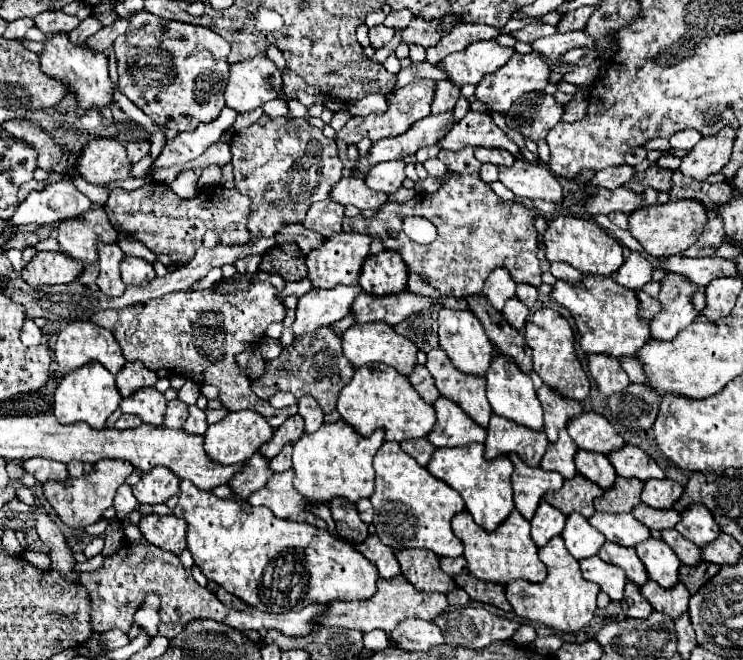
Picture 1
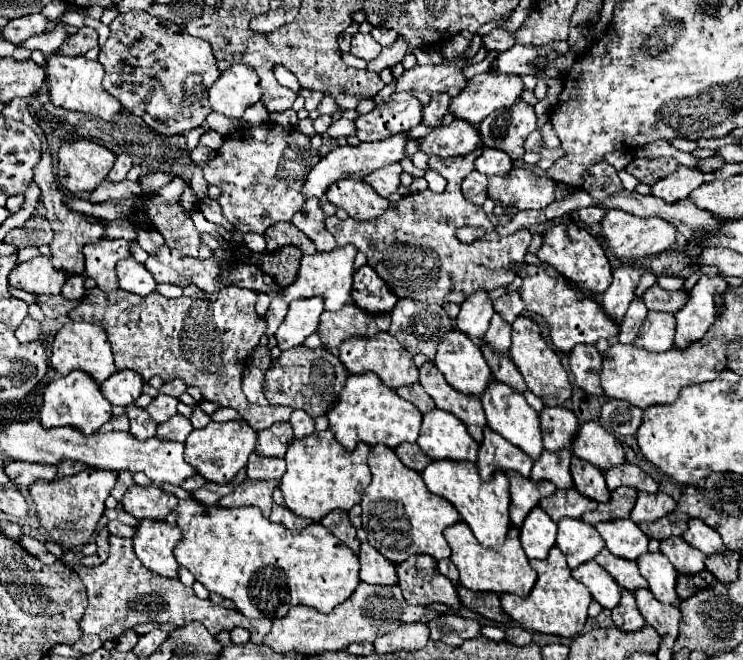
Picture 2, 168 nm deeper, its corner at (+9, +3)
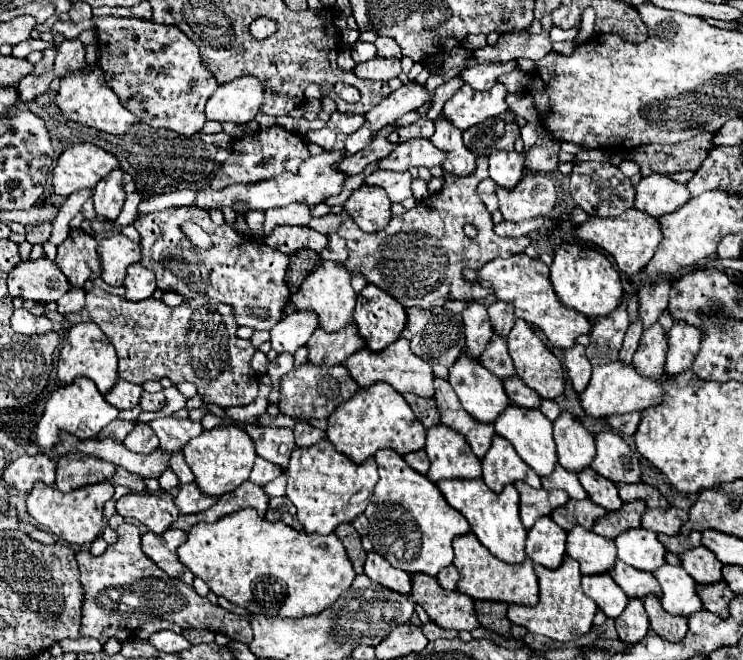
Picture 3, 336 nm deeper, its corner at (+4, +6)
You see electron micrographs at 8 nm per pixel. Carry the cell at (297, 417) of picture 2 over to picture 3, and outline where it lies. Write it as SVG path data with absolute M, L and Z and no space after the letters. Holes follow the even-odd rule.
M296 421L294 435L296 435L296 445L298 445L298 447L310 447L310 445L314 445L318 439L324 439L324 437L326 437L324 431L312 427L308 421Z

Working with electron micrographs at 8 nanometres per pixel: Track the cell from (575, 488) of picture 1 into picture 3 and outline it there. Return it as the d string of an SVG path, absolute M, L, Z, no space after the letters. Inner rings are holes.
M568 499L566 505L562 507L556 507L552 511L552 519L564 529L564 531L570 531L572 525L582 525L586 529L592 529L594 521L600 517L600 515L606 515L608 511L604 507L598 507L596 503L592 503L590 499L582 499L582 501L576 501L576 499Z

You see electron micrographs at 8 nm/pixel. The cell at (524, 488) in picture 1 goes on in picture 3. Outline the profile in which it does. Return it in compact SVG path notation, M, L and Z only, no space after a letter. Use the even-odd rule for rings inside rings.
M522 481L514 483L514 487L520 493L520 519L526 529L530 529L538 517L550 515L554 507L560 507L568 501L566 491L560 489L552 489L552 491L534 489Z

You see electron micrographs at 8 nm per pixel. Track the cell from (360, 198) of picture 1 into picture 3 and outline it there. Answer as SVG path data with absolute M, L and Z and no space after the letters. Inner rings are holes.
M362 185L350 193L348 201L344 203L344 211L350 213L362 231L380 231L392 217L388 195L380 187L368 185Z

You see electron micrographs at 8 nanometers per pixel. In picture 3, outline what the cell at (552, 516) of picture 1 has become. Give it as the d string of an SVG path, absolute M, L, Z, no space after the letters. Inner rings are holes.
M542 517L534 523L526 537L526 553L534 563L556 569L562 563L566 545L566 531L558 527L552 517Z

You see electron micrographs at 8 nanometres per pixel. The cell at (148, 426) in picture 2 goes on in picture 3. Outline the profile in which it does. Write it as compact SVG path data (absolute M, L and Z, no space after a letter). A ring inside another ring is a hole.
M136 421L132 433L128 433L128 437L124 439L124 445L136 453L150 453L158 447L158 437L148 423Z

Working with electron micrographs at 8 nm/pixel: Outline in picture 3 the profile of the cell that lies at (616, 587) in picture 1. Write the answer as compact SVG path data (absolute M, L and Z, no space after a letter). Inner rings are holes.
M608 573L582 575L582 589L590 599L596 601L598 609L602 609L606 617L612 617L612 619L622 615L628 603L626 593L616 585L616 581Z

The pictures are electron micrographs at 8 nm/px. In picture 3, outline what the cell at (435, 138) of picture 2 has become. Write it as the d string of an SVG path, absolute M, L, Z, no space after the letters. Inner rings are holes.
M408 139L380 161L380 169L406 171L410 167L434 167L444 163L444 159L446 151L434 147L430 139Z

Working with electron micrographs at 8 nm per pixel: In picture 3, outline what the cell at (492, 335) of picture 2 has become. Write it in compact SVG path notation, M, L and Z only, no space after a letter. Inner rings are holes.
M494 333L490 343L484 347L484 351L480 355L480 363L486 365L486 369L490 369L500 379L506 379L506 377L516 373L514 363L512 363L512 359L508 355L506 337L500 337L498 333Z

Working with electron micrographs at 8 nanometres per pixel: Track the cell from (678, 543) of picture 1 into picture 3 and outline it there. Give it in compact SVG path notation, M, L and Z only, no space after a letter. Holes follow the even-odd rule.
M700 545L678 557L682 561L682 567L694 581L698 581L698 583L722 581L722 573L720 573L722 563L718 563L718 559L714 559L714 553L710 549Z

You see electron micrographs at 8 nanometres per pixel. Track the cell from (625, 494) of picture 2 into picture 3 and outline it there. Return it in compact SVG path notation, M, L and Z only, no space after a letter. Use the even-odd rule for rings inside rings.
M642 499L628 501L622 505L622 509L610 511L602 519L598 519L594 523L594 531L598 535L614 539L614 535L620 535L622 531L626 531L630 527L640 527L642 511L646 511L646 503Z

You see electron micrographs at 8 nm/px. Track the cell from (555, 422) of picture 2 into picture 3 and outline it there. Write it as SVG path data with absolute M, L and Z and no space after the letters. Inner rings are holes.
M562 411L554 421L554 441L558 463L568 471L580 471L594 457L594 437L568 411Z

